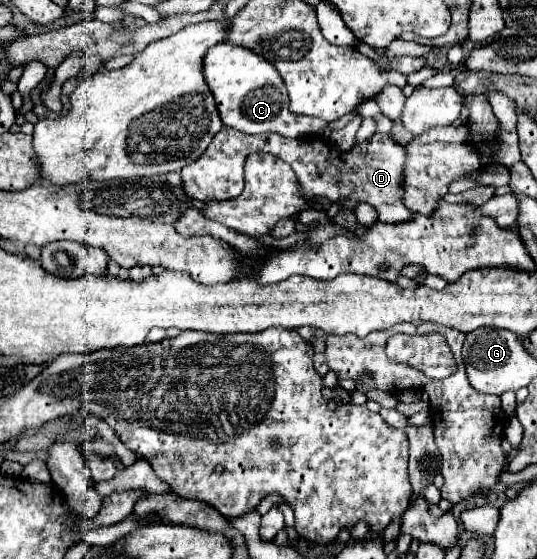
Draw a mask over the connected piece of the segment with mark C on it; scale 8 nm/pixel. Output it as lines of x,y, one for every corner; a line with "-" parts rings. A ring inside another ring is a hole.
219,43
211,47
203,59
207,85
215,95
221,121
241,133
279,133
283,137
309,137
327,127
323,119
293,115
289,111
289,95
279,71
265,57
249,51
247,47
237,47
231,43

